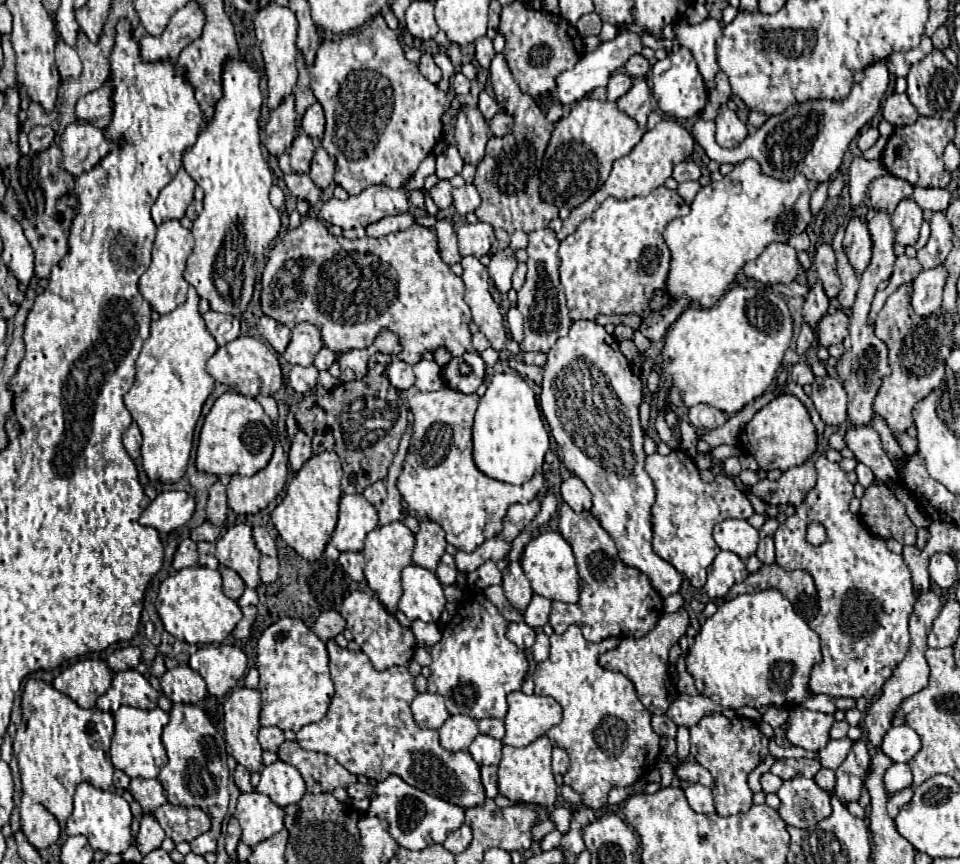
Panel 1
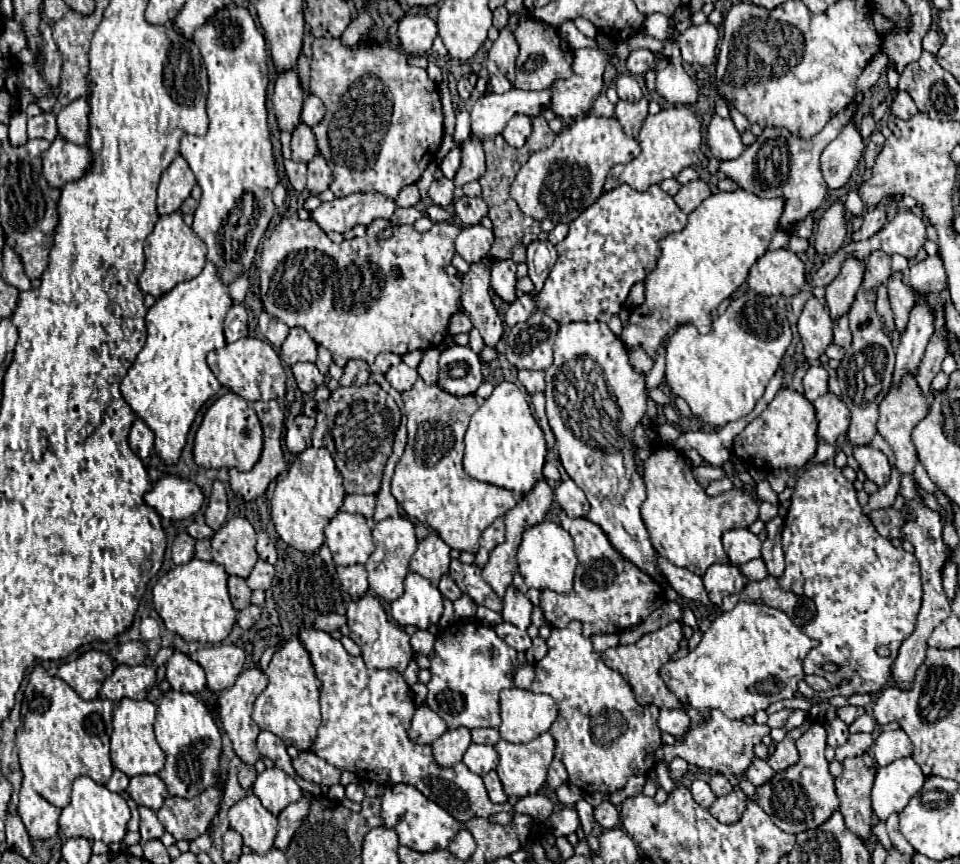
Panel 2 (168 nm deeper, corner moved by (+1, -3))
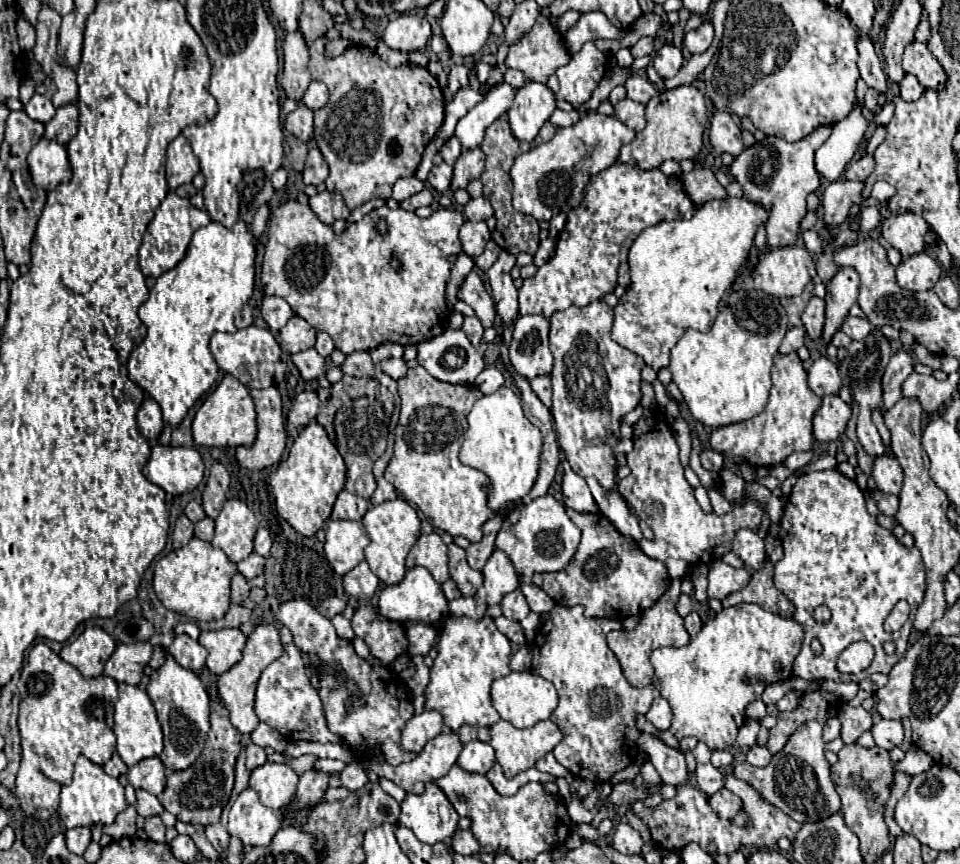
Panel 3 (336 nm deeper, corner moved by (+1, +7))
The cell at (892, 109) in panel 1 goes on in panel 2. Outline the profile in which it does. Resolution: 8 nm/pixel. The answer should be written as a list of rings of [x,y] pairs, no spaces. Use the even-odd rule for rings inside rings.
[[[897,92],[893,104],[891,104],[891,112],[895,116],[899,116],[901,120],[909,120],[913,114],[917,114],[917,106],[913,104],[913,98],[909,96],[909,92]]]

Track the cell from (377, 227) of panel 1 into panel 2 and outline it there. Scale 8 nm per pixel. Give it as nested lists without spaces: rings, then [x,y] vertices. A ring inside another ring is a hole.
[[[397,208],[391,222],[393,224],[413,224],[417,218],[421,218],[421,212],[417,208]]]

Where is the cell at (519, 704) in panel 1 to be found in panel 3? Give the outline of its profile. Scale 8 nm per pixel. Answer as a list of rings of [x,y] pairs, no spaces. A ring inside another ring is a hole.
[[[511,672],[505,678],[497,678],[493,682],[491,700],[493,708],[499,712],[503,720],[511,722],[515,728],[531,728],[539,720],[547,720],[551,712],[557,708],[557,690],[549,680],[531,672]]]

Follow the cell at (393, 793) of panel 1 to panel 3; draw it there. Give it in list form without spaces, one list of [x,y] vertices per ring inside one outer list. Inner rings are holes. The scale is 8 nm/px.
[[[433,782],[425,784],[423,794],[407,794],[401,802],[399,824],[413,830],[417,840],[425,844],[447,842],[457,830],[459,814]]]

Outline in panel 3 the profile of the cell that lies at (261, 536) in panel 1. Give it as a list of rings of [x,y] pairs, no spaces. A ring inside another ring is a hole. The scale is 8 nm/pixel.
[[[259,528],[257,530],[257,534],[255,534],[255,552],[257,554],[261,554],[261,556],[265,556],[265,558],[269,558],[271,556],[271,534],[269,534],[269,530],[267,528]]]

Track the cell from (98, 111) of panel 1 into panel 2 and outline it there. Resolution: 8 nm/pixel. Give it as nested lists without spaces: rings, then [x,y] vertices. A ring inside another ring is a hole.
[[[85,98],[73,100],[57,114],[59,138],[85,146],[89,138],[89,104]]]

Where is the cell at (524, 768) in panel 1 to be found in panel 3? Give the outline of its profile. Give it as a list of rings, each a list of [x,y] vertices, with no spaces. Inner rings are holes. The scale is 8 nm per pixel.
[[[499,720],[497,724],[491,726],[491,746],[495,748],[497,762],[503,766],[503,774],[505,774],[507,778],[513,778],[513,776],[517,776],[519,772],[525,772],[525,770],[533,768],[537,760],[541,760],[547,752],[551,752],[551,750],[561,742],[561,738],[563,738],[563,734],[559,732],[557,724],[551,722],[551,720],[537,722],[535,726],[525,728],[525,730],[513,728],[513,726],[511,726],[509,722],[505,722],[505,720]]]

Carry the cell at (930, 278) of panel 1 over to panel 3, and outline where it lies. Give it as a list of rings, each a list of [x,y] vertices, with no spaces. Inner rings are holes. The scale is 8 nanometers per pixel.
[[[901,348],[891,356],[891,362],[883,374],[883,408],[885,410],[891,408],[903,396],[901,384],[913,372],[915,364],[917,360],[911,354],[911,348]]]

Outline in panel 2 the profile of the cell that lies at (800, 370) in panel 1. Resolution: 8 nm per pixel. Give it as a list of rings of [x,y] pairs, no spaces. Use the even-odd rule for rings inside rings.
[[[811,366],[803,378],[803,386],[805,386],[805,396],[807,400],[817,400],[819,396],[823,396],[825,392],[829,392],[827,388],[829,382],[829,374],[823,366]]]

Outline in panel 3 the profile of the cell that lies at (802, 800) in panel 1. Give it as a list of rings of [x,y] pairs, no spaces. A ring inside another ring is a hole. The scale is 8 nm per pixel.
[[[831,716],[825,724],[825,730],[819,722],[805,722],[797,728],[797,732],[789,738],[785,748],[773,756],[769,766],[755,768],[749,762],[741,762],[735,766],[735,776],[749,782],[769,804],[783,810],[787,816],[791,816],[797,822],[817,822],[825,820],[831,814],[835,814],[841,806],[839,794],[835,790],[835,784],[831,780],[831,764],[825,758],[823,744],[839,738],[841,732],[841,720],[837,716]]]

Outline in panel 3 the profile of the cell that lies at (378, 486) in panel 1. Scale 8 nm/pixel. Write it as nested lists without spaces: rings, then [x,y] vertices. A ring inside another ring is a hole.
[[[341,490],[337,496],[337,502],[333,506],[331,518],[349,518],[349,520],[361,520],[365,512],[369,510],[369,500],[363,496],[357,496],[353,492]]]

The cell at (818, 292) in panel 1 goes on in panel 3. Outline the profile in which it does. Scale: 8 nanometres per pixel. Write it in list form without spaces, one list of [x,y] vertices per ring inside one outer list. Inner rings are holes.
[[[811,296],[801,320],[803,320],[803,326],[805,326],[807,336],[811,340],[821,338],[823,324],[825,324],[825,302],[821,298],[817,298],[817,296]]]

